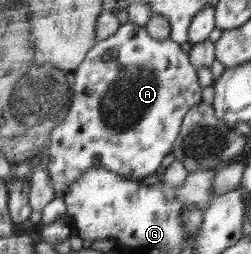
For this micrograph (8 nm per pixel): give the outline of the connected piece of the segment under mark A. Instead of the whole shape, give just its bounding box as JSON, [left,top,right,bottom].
[48,21,202,196]

